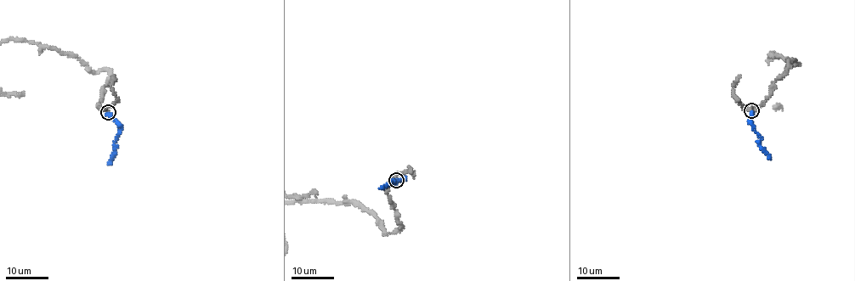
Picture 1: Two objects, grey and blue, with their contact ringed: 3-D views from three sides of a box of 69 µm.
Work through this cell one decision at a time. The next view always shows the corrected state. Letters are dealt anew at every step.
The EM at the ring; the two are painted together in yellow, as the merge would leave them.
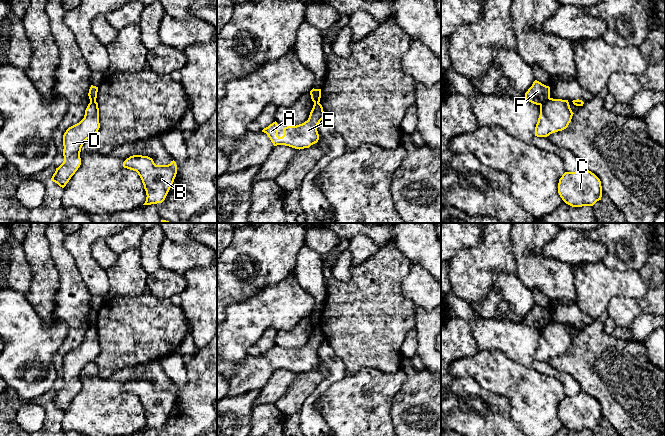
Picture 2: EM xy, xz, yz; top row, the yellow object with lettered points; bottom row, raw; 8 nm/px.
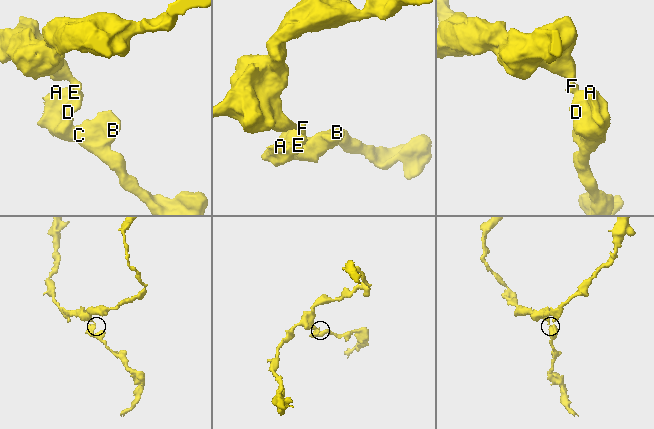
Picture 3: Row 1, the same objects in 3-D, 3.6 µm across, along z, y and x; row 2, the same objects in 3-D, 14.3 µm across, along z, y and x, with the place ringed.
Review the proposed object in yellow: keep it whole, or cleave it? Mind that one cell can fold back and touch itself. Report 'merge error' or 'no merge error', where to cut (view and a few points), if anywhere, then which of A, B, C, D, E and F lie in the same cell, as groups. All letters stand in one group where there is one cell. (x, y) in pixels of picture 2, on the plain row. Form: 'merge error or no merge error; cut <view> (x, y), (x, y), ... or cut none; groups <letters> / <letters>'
merge error; cut yz (550, 322), (540, 330); groups A B C D E / F

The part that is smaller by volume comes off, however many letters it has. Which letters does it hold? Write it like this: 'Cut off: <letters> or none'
Cut off: A, B, C, D, E

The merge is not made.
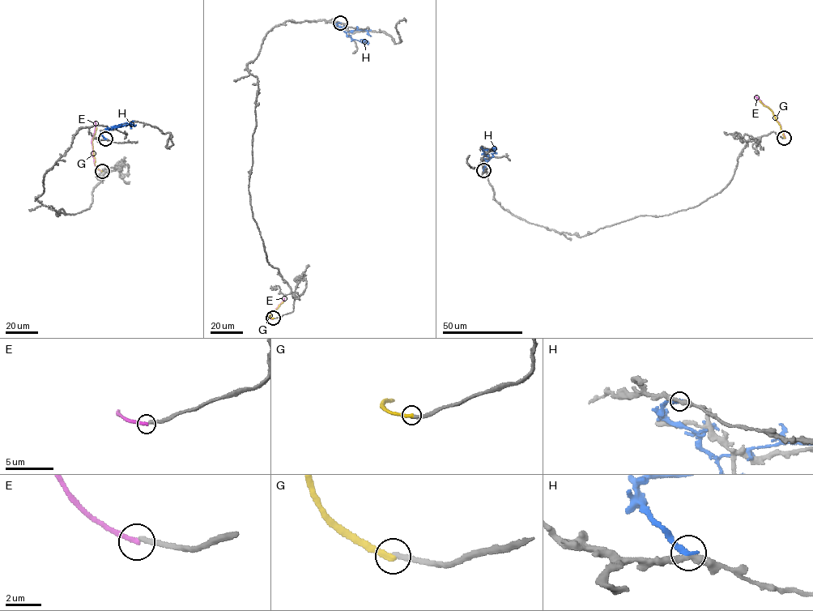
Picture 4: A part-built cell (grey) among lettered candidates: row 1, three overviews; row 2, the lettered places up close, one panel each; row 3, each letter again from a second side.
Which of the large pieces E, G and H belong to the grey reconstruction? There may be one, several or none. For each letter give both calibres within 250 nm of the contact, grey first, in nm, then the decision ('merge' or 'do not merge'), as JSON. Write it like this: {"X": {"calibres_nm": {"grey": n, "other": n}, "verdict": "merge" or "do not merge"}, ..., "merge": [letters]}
{"E": {"calibres_nm": {"grey": 280, "other": 280}, "verdict": "do not merge"}, "G": {"calibres_nm": {"grey": 280, "other": 320}, "verdict": "do not merge"}, "H": {"calibres_nm": {"grey": 340, "other": 300}, "verdict": "do not merge"}, "merge": []}

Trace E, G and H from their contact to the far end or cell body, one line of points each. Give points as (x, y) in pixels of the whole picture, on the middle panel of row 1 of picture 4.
E: (272, 318), (268, 317), (284, 297)
G: (273, 318), (268, 316), (283, 301)
H: (340, 23), (337, 25), (350, 37), (368, 41), (368, 44)

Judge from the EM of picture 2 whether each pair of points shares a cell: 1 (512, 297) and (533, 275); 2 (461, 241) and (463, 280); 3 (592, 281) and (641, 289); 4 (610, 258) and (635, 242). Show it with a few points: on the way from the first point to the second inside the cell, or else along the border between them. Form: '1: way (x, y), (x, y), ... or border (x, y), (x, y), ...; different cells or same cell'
1: border (516, 274), (530, 290); different cells
2: border (481, 237), (475, 245), (460, 250), (451, 261); different cells
3: way (604, 284), (629, 284); same cell
4: way (619, 261), (626, 263), (626, 254), (629, 251); same cell

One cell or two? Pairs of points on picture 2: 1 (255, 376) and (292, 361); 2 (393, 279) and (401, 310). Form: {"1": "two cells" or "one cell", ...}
{"1": "one cell", "2": "one cell"}

